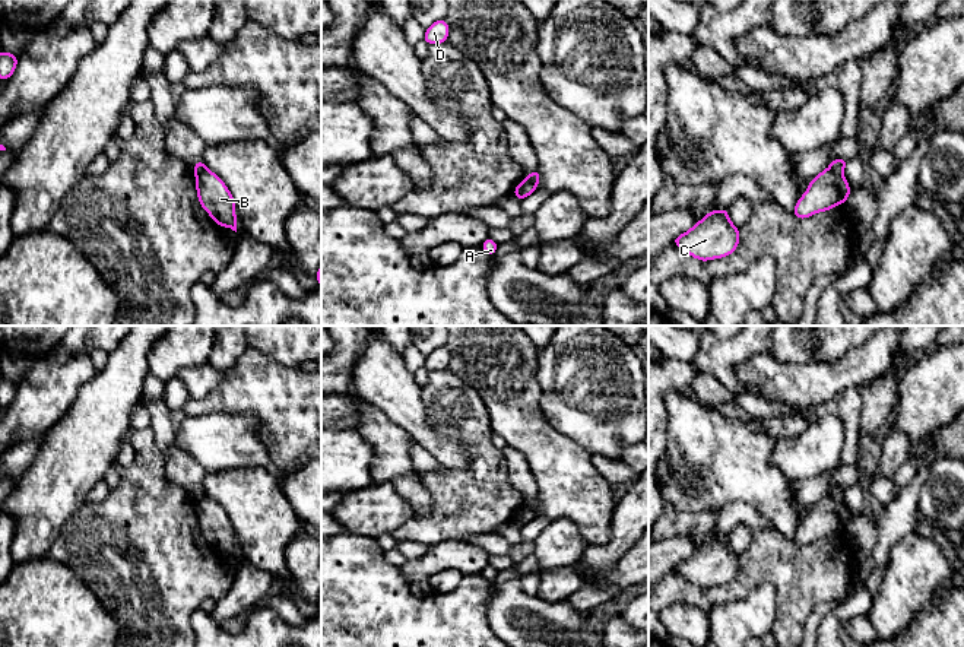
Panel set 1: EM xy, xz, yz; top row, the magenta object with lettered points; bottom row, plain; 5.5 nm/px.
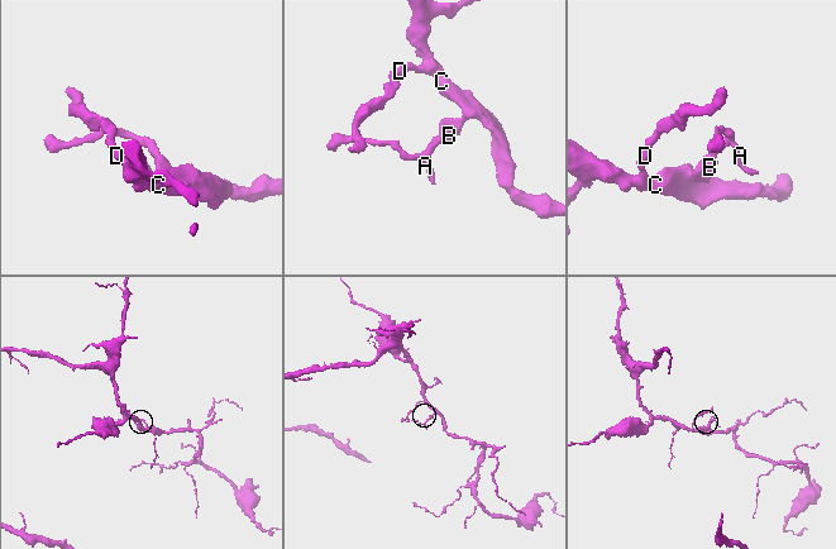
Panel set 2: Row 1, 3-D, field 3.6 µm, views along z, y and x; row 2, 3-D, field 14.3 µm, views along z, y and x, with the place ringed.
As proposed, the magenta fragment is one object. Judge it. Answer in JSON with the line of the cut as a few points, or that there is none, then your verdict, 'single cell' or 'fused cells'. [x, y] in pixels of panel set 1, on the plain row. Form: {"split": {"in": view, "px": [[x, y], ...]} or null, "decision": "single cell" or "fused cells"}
{"split": {"in": "yz", "px": [[830, 494], [842, 503]]}, "decision": "fused cells"}

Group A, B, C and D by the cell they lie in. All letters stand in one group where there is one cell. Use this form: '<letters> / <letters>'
A / B C D

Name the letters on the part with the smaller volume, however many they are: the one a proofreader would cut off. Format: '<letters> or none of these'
A

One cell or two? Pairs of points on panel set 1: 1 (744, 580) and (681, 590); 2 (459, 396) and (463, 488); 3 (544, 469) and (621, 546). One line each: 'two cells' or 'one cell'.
1: two cells
2: one cell
3: two cells

